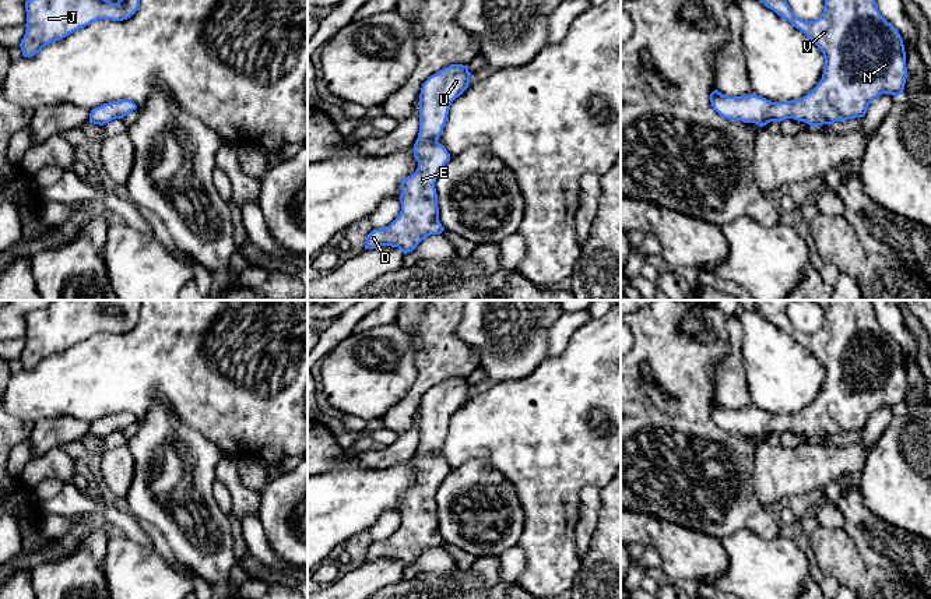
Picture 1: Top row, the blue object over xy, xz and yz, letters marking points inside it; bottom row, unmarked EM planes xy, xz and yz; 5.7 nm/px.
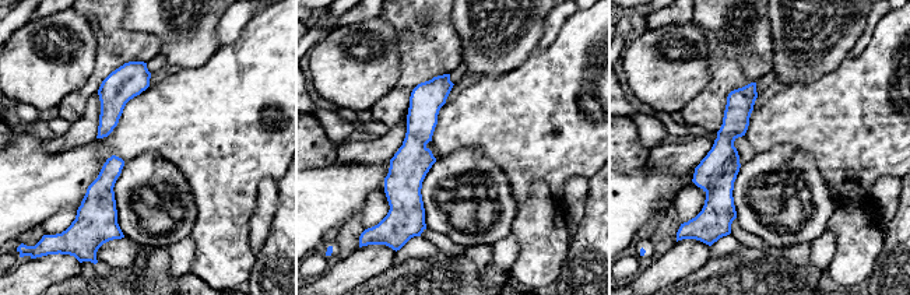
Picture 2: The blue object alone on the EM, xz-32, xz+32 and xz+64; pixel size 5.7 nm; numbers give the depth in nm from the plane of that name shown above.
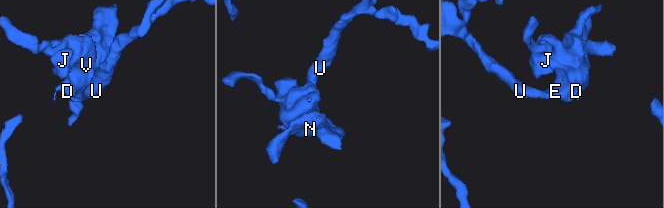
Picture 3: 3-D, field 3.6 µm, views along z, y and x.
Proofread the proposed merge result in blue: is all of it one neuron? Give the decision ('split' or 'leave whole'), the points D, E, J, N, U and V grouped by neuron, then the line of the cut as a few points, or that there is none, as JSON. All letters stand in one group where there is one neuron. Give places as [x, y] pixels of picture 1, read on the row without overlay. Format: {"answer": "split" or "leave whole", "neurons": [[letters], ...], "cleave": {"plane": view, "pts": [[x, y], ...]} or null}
{"answer": "leave whole", "neurons": [["D", "E", "J", "N", "U", "V"]], "cleave": null}

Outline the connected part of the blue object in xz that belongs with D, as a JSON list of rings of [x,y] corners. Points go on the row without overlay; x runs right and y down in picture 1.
[[[450,377],[431,388],[419,406],[419,445],[414,457],[417,483],[401,493],[401,524],[386,540],[373,542],[365,554],[366,561],[398,560],[404,567],[431,547],[445,540],[439,533],[436,491],[450,472],[447,462],[438,455],[447,433],[452,415],[470,397],[468,378]]]

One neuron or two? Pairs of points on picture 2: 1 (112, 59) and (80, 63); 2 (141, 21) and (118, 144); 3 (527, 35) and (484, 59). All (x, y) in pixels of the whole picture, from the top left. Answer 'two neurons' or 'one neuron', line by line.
1: two neurons
2: two neurons
3: one neuron

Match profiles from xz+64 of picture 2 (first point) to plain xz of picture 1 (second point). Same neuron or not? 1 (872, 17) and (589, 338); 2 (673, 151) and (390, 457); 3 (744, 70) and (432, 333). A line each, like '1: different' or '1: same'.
1: different
2: same
3: same

